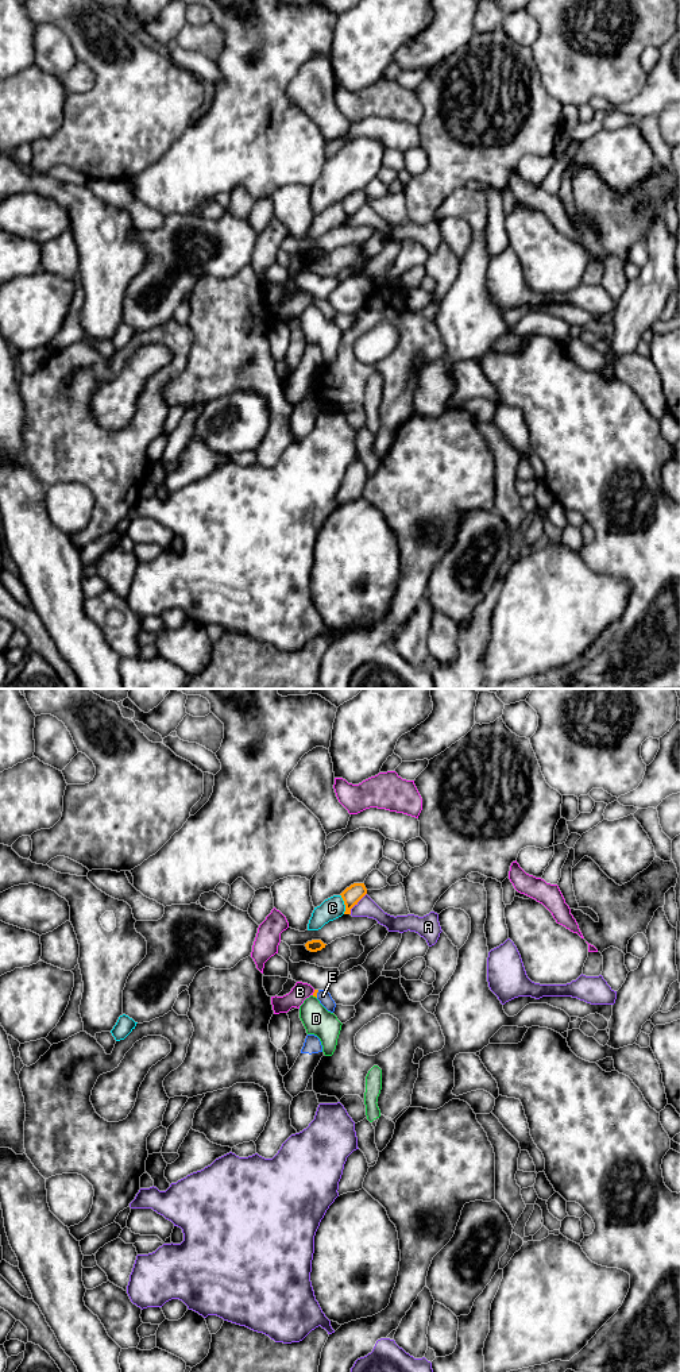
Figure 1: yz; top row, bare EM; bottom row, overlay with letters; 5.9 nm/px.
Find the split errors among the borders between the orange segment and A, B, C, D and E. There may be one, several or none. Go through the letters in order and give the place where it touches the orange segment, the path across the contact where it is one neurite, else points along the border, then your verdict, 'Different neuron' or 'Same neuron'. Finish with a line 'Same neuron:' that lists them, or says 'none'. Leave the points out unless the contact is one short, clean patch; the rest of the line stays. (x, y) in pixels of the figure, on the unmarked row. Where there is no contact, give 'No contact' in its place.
A: Touches orange at yz (356, 212). Different neuron
B: Touches orange at yz (313, 301). Different neuron
C: Touches orange at yz (344, 212). Different neuron
D: Touches orange at yz (315, 304). Boundary: yz (312, 304), (316, 307). Different neuron
E: Touches orange at yz (316, 303). Path across: yz (315, 303), (316, 303), (323, 304). Same neuron
Same neuron: E

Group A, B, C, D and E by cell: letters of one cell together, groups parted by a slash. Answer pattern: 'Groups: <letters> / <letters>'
Groups: A / B / C / D / E

